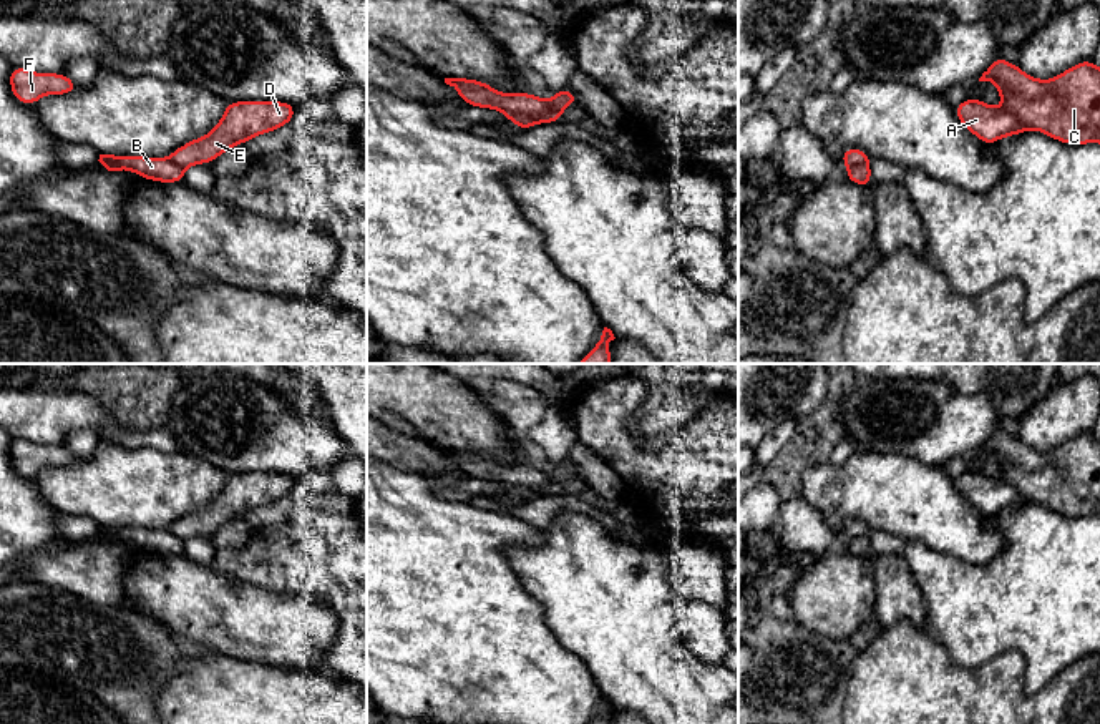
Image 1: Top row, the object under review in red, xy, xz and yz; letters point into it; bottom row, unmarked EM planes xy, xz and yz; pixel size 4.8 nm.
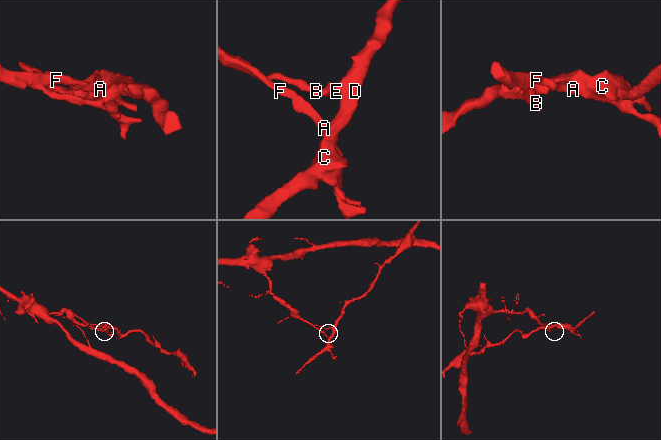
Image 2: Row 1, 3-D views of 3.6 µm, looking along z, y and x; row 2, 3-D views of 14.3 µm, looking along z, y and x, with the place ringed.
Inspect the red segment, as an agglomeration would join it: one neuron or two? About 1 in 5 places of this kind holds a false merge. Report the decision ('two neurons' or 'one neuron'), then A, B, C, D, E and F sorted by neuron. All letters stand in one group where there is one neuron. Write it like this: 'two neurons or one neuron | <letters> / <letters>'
two neurons | A B F / C D E

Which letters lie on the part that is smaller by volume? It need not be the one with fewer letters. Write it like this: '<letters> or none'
C, D, E

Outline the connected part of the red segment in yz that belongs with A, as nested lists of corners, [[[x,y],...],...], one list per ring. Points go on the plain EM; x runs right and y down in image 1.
[[[967,470],[961,477],[954,477],[954,485],[962,498],[984,516],[994,516],[1000,510],[1022,506],[1027,501],[1007,482],[994,480],[977,470]]]

